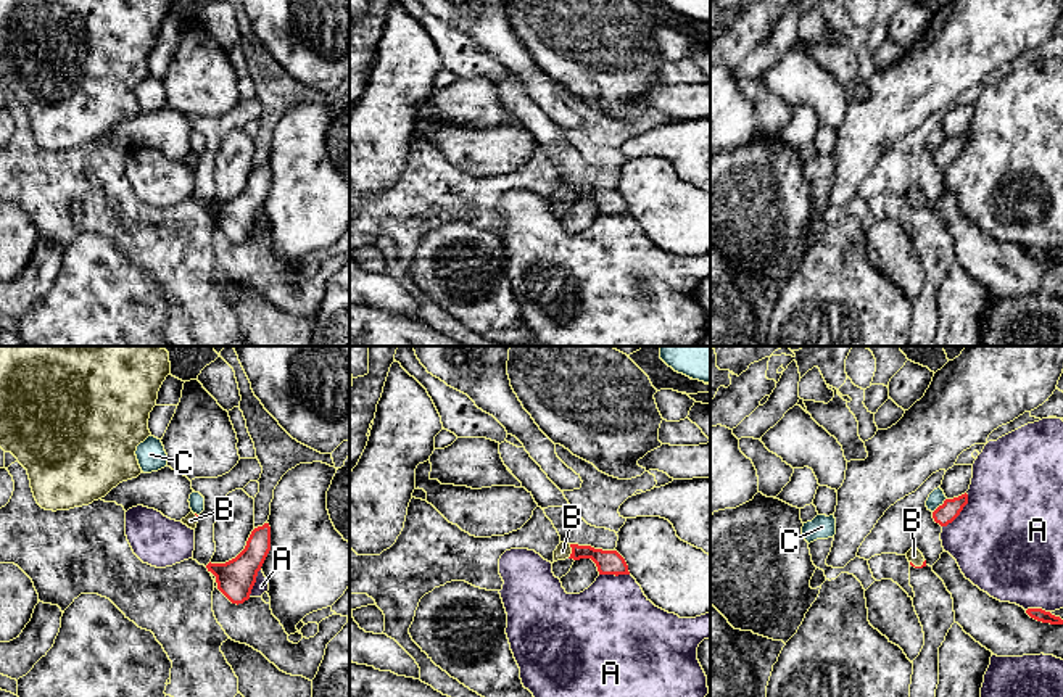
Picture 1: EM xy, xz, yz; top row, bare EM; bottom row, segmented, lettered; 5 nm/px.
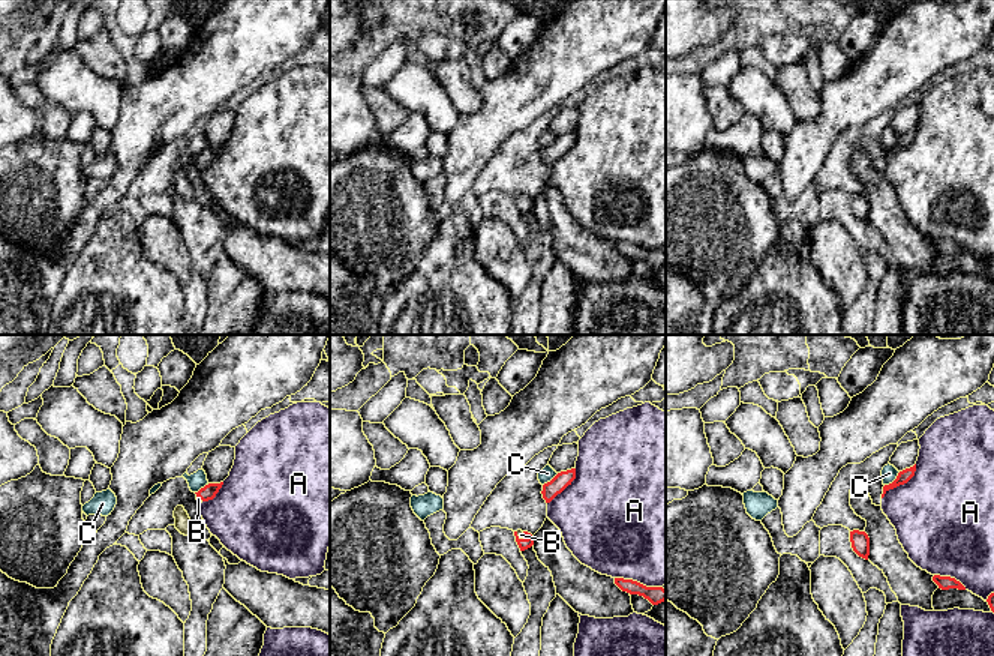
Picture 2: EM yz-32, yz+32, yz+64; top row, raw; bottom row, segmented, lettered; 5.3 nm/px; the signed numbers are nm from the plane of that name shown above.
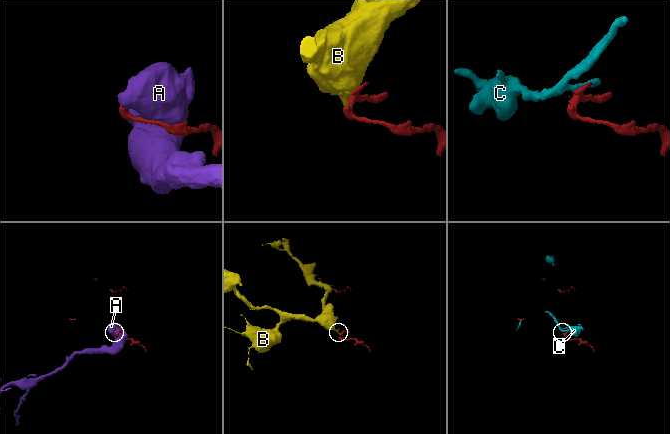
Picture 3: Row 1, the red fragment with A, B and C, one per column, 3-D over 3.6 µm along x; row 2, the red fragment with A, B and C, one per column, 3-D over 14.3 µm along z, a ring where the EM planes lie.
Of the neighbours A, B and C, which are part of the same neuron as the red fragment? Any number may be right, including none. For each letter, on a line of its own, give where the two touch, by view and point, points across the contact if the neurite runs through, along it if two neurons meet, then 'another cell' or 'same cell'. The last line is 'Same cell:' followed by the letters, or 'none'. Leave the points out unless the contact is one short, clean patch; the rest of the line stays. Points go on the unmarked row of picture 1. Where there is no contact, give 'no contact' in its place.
A: meets red in yz at (960, 150); another cell
B: meets red in xz at (572, 190); same cell
C: meets red in yz at (939, 145); border along yz (946, 137), (933, 152); another cell
Same cell: B

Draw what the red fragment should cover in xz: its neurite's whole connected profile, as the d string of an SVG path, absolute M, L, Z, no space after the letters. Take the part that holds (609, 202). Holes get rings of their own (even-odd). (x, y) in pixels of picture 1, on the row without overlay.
M560 182L554 190L554 201L565 198L591 198L596 203L599 214L630 214L625 198L617 190Z

